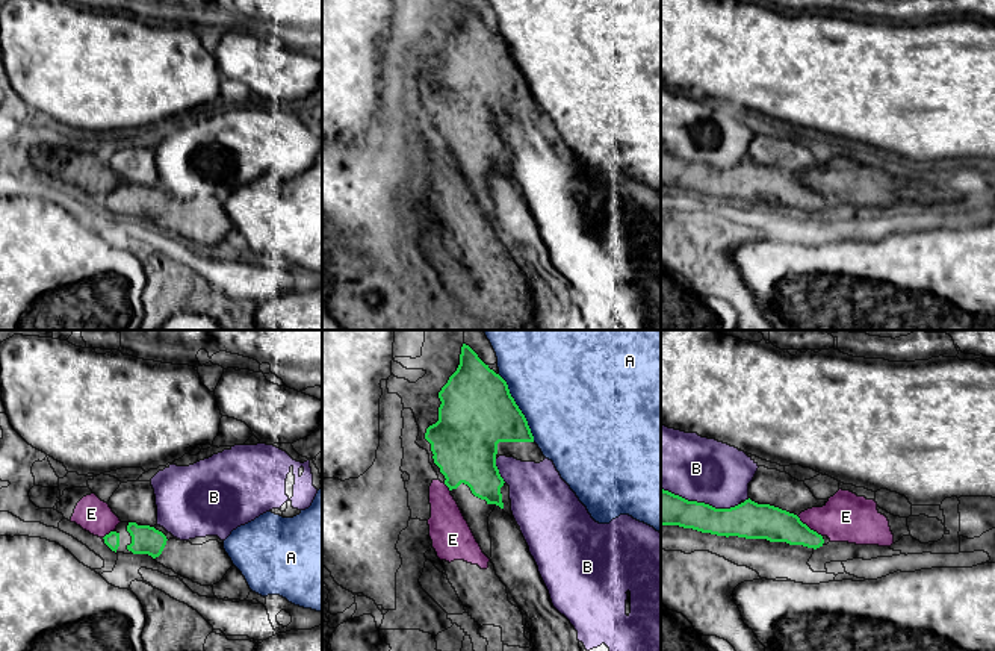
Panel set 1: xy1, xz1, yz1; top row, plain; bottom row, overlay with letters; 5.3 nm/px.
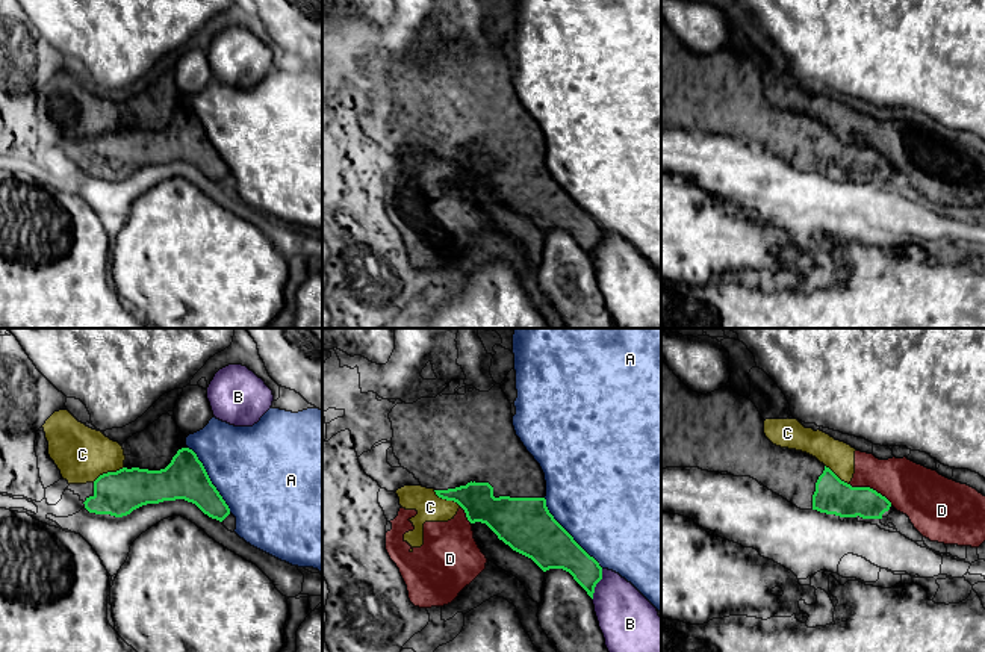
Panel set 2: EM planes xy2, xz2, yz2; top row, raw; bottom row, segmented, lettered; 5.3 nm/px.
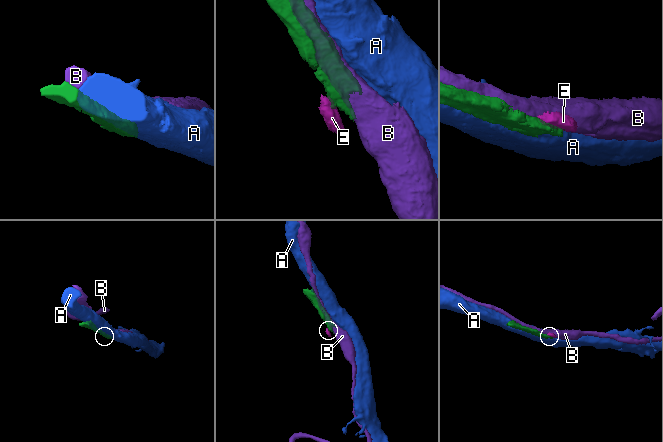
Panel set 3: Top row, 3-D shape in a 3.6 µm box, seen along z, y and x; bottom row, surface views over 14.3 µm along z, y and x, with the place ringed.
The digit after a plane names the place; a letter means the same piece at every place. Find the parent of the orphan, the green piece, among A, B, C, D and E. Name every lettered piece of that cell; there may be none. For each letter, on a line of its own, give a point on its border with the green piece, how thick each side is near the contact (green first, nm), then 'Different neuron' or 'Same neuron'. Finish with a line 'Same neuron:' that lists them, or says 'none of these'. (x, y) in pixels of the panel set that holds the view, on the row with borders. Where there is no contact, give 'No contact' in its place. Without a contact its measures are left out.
A: Touches green at xz2 (568, 533). Thickness 280 nm (green) against 500 nm. Different neuron
B: Touches green at yz1 (700, 503). Thickness 190 nm (green) against 340 nm. Different neuron
C: Touches green at xy2 (108, 472). Thickness 240 nm (green) against 300 nm. Different neuron
D: Touches green at yz2 (869, 487). Thickness 190 nm (green) against 280 nm. Different neuron
E: Touches green at yz1 (808, 527). Thickness 190 nm (green) against 260 nm. Different neuron
Same neuron: none of these

